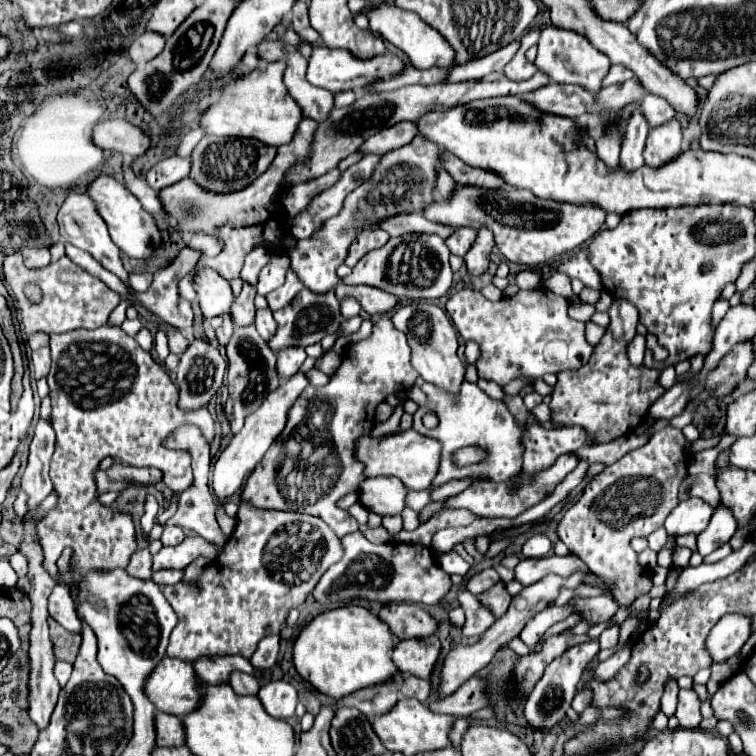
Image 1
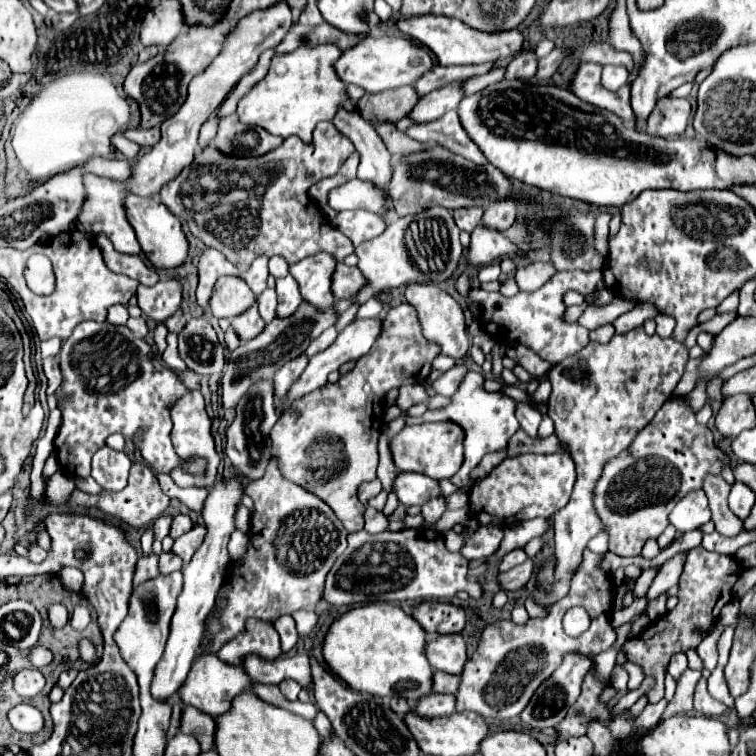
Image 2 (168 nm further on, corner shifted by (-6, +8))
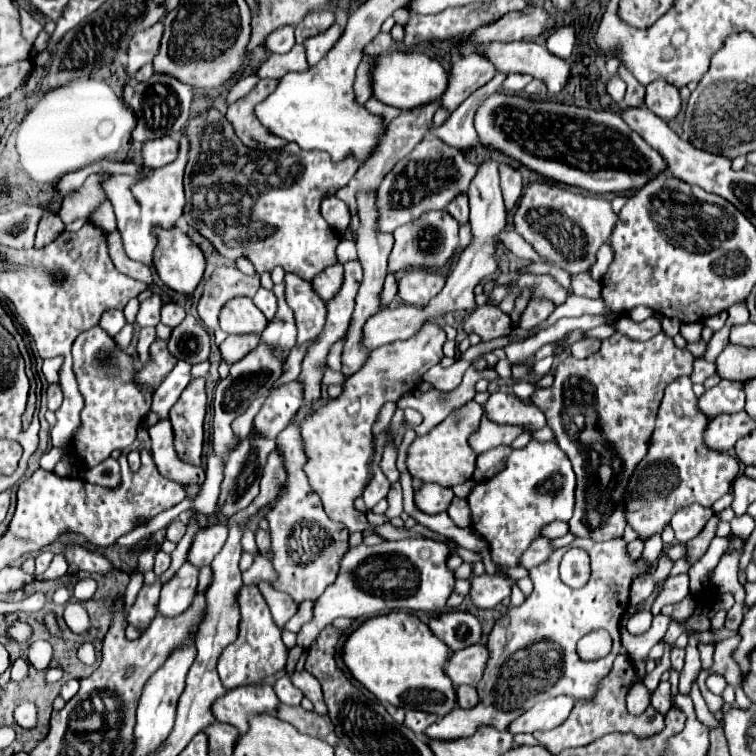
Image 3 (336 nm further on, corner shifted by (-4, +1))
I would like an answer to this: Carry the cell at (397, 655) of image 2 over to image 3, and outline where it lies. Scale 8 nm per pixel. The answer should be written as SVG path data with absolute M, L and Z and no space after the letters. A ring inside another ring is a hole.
M391 612L369 618L361 624L343 646L343 660L351 676L371 690L381 702L389 702L399 708L415 708L437 718L457 708L455 686L445 676L445 664L451 658L451 650L439 640L425 622L407 612ZM409 620L413 630L407 628Z

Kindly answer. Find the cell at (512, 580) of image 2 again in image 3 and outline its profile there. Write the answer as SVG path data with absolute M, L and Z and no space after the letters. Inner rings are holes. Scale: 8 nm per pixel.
M473 576L471 578L471 602L477 608L489 610L495 608L497 604L501 604L505 598L511 596L511 586L513 586L513 578L503 578L503 576Z

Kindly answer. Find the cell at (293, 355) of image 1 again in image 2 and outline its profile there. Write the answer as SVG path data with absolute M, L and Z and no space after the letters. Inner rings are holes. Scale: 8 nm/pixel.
M303 353L301 357L295 357L293 361L289 361L289 365L283 365L275 377L273 377L273 385L275 385L275 405L279 405L279 401L285 397L287 389L299 379L299 375L303 373L303 369L307 367L309 357Z

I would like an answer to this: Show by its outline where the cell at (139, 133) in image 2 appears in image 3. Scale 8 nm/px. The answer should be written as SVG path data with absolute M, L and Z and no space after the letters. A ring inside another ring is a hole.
M163 136L143 144L143 164L147 168L161 168L171 164L179 152L179 142L175 136Z

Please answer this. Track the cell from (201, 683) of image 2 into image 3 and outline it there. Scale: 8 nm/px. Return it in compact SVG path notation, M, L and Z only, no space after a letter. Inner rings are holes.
M255 684L229 690L227 696L215 702L213 714L219 722L227 722L243 734L249 728L251 716L277 714L279 704L281 702L269 684Z

